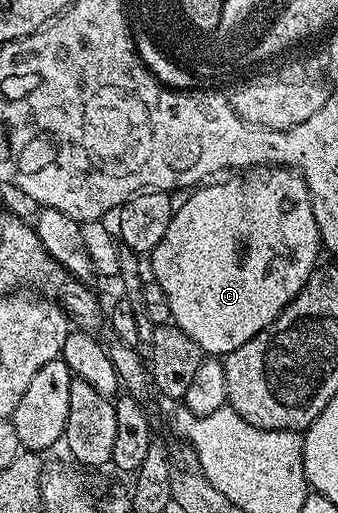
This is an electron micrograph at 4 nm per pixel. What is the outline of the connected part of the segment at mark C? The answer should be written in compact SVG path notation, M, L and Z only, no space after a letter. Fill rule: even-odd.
M255 166L241 174L231 176L234 177L231 180L224 181L223 184L210 182L197 190L191 191L187 195L191 196L183 204L179 203L175 207L172 222L168 226L164 238L160 238L160 246L156 246L148 256L150 268L154 271L153 279L164 290L164 294L168 294L172 323L180 330L184 330L184 334L188 334L188 338L192 338L192 342L199 344L203 353L214 358L225 357L226 353L244 346L244 342L248 342L248 338L266 331L274 323L274 319L294 301L296 294L300 294L304 282L308 282L308 278L320 264L318 252L320 253L322 239L316 226L316 214L312 210L310 191L302 176L299 176L293 168L281 166Z

